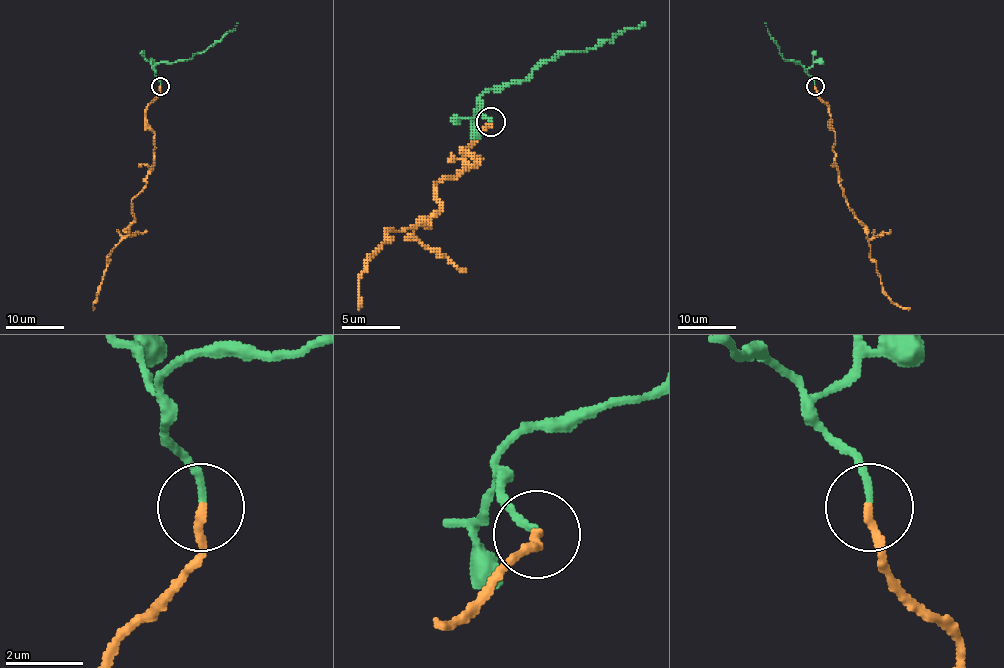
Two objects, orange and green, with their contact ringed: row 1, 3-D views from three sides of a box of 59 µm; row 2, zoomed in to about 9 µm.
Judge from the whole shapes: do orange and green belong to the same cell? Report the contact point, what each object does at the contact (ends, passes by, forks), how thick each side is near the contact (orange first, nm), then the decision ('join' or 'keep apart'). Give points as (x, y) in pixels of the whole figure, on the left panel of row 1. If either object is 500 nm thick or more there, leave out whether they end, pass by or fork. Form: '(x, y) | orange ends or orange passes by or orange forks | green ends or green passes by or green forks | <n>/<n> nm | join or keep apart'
(160, 86) | orange ends | green ends | 240/190 nm | keep apart

